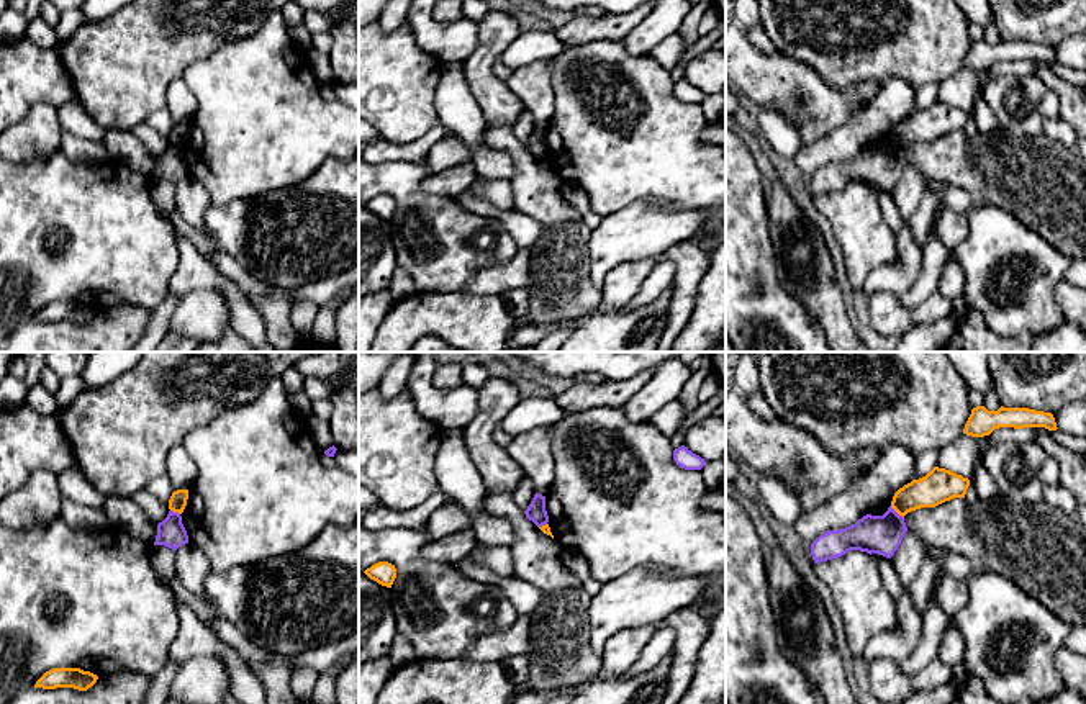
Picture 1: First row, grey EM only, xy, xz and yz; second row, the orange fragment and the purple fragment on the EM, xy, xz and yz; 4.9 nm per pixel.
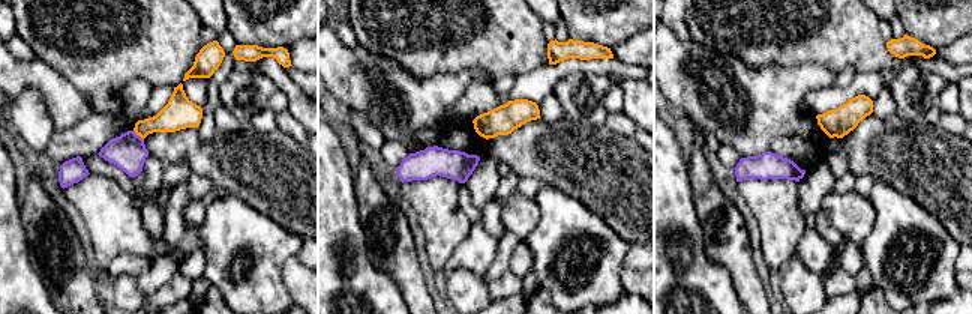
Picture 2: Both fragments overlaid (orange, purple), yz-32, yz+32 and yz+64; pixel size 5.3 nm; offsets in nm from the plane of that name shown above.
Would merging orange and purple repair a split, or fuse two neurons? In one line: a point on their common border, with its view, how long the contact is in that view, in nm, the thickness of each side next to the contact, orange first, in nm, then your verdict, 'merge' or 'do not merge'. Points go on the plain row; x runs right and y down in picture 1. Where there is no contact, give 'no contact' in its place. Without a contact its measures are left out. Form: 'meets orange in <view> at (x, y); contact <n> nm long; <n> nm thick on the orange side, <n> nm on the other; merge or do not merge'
meets orange in yz at (896, 144); contact 90 nm long; 170 nm thick on the orange side, 190 nm on the other; do not merge

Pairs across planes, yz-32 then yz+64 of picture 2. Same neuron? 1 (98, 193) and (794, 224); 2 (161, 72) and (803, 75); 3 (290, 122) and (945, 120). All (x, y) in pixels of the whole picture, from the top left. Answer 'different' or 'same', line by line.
1: same
2: different
3: same

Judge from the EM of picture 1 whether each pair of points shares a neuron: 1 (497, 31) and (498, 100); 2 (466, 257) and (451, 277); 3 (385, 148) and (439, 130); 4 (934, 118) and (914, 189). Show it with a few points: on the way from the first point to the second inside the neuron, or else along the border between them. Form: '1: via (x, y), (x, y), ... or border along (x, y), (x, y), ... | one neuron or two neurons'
1: via (490, 48), (485, 54), (485, 84) | one neuron
2: via (461, 262), (451, 272) | one neuron
3: via (398, 151), (418, 151), (426, 143) | one neuron
4: border along (908, 162), (926, 177) | two neurons

